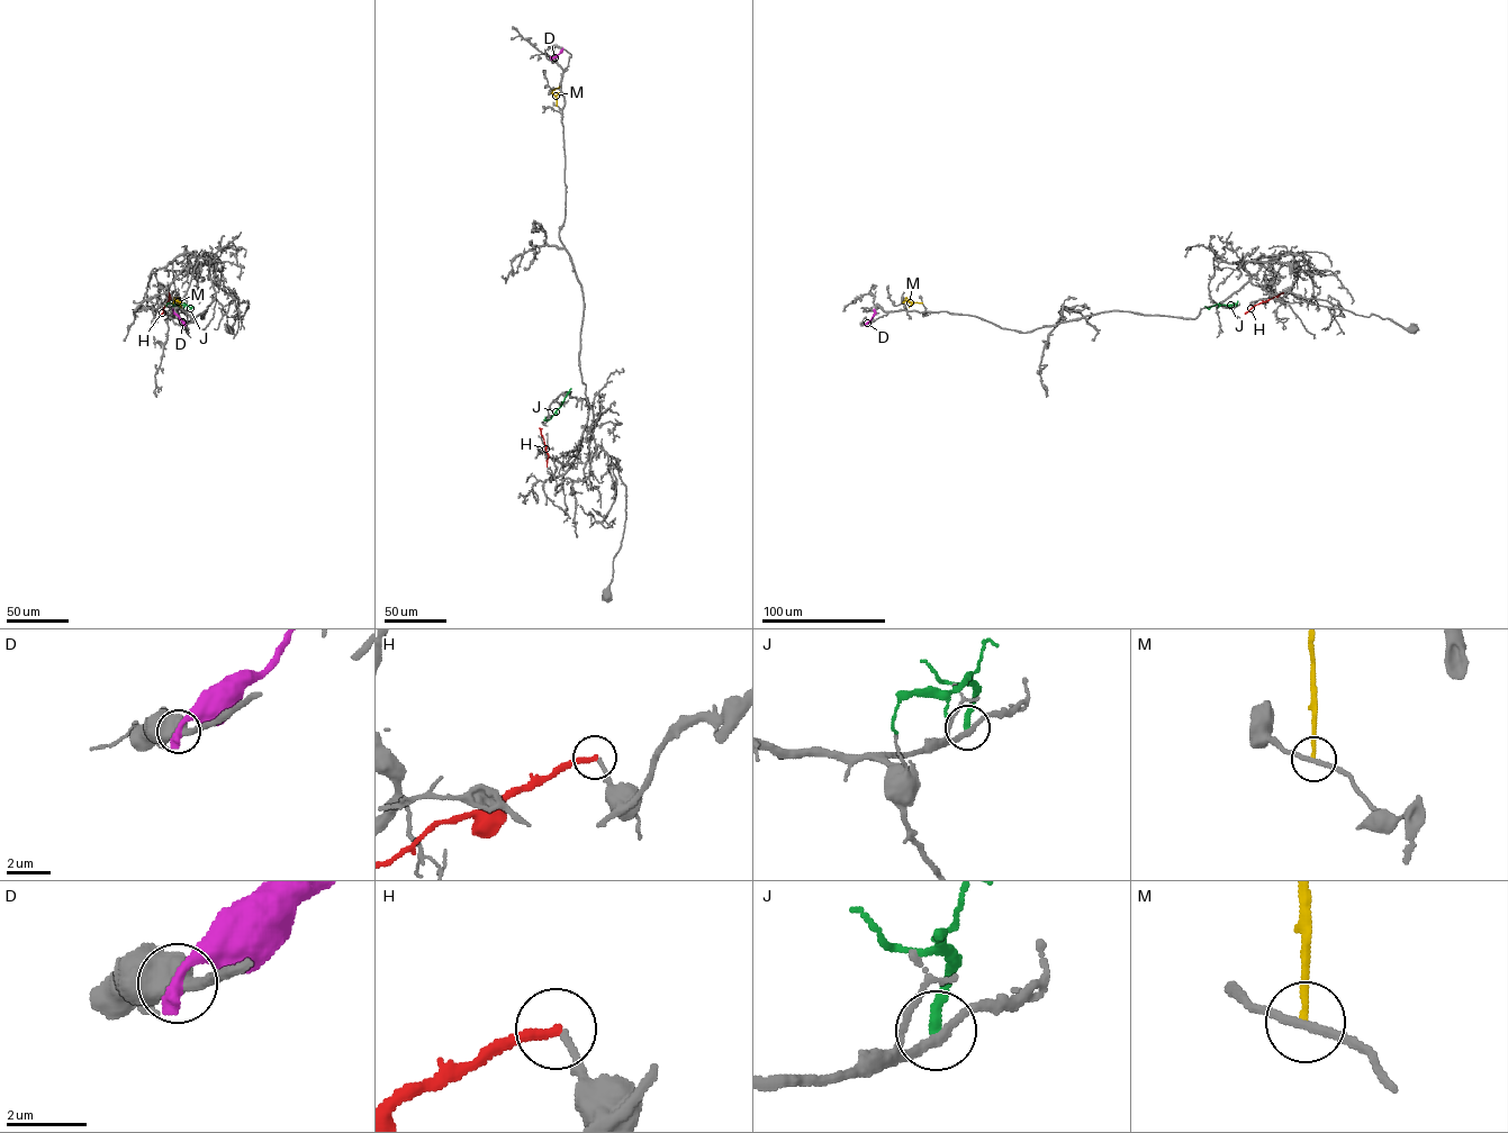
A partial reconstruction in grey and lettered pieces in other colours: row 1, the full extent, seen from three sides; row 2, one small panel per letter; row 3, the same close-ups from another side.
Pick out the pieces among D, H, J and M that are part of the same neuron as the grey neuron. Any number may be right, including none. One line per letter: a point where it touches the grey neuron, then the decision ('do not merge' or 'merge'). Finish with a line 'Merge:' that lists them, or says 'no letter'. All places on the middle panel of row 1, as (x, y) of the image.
D: (562, 48) | do not merge
H: (547, 467) | merge
J: (543, 419) | do not merge
M: (557, 106) | do not merge
Merge: H

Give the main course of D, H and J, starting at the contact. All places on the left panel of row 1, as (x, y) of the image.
D: (184, 325), (172, 309)
H: (169, 292), (170, 298), (161, 314)
J: (165, 306), (171, 304), (193, 306)

